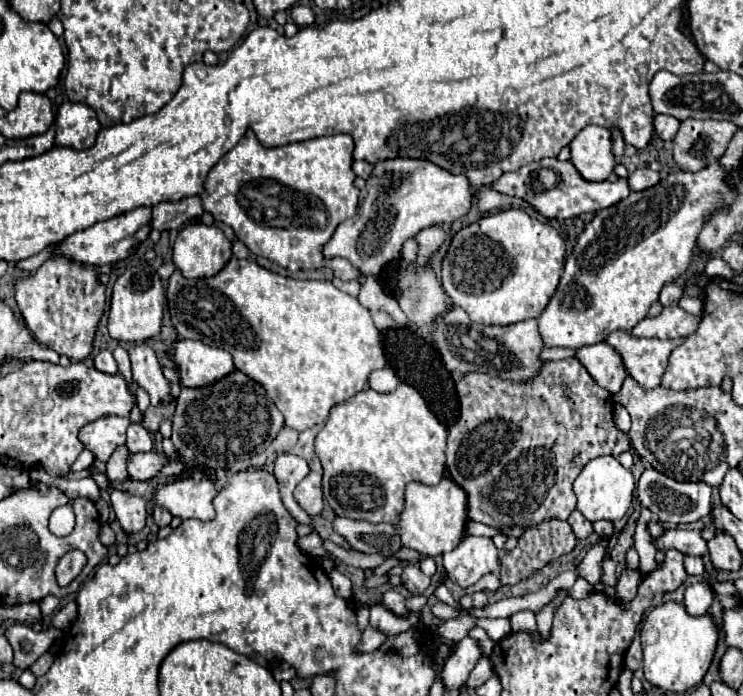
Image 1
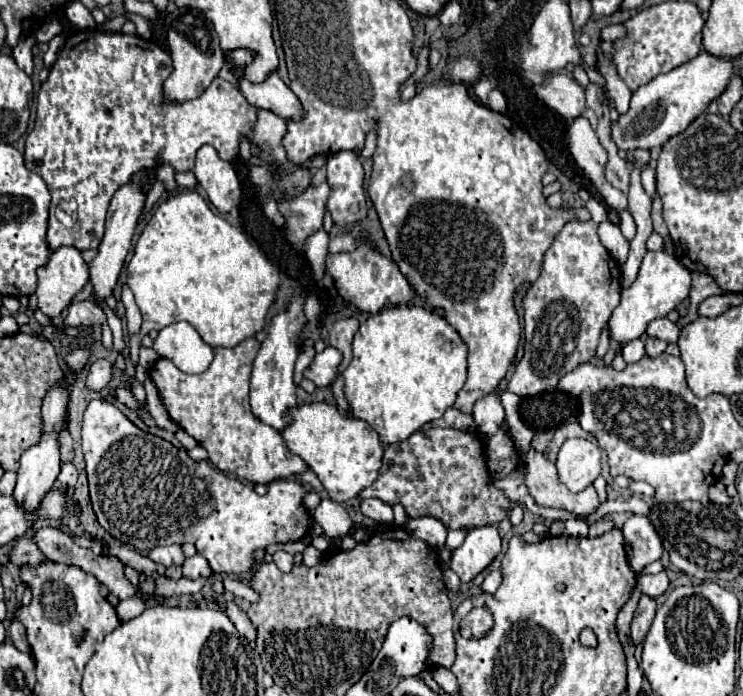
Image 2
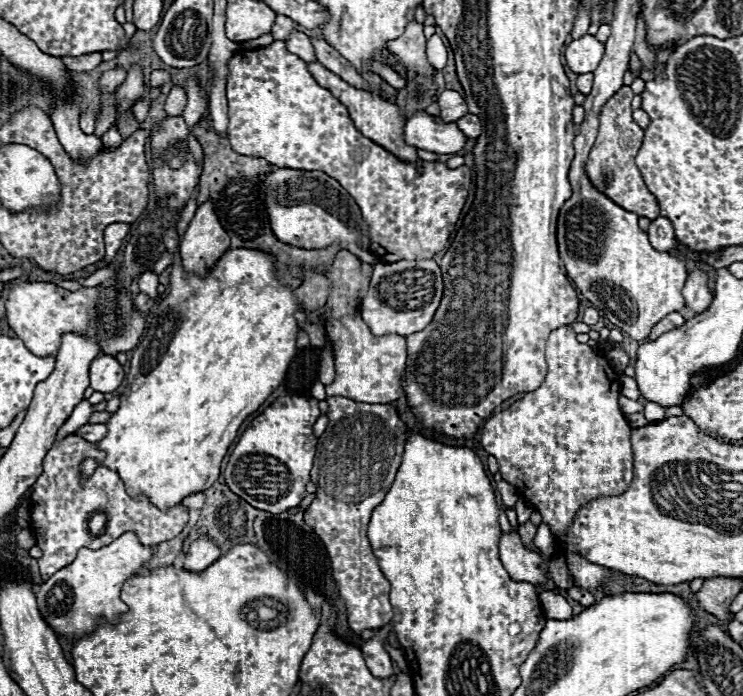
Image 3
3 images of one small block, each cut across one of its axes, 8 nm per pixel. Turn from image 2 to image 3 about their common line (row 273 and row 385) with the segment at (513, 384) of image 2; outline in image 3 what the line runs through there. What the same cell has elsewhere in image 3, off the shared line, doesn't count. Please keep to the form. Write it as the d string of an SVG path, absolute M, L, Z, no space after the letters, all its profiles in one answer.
M570 326L558 328L548 336L546 344L548 374L542 386L516 400L510 408L492 414L482 426L482 446L496 456L502 480L514 484L518 492L528 498L542 514L554 536L562 536L574 514L588 500L598 496L622 494L632 482L632 448L630 424L618 406L620 380L606 362L588 344L578 342Z

